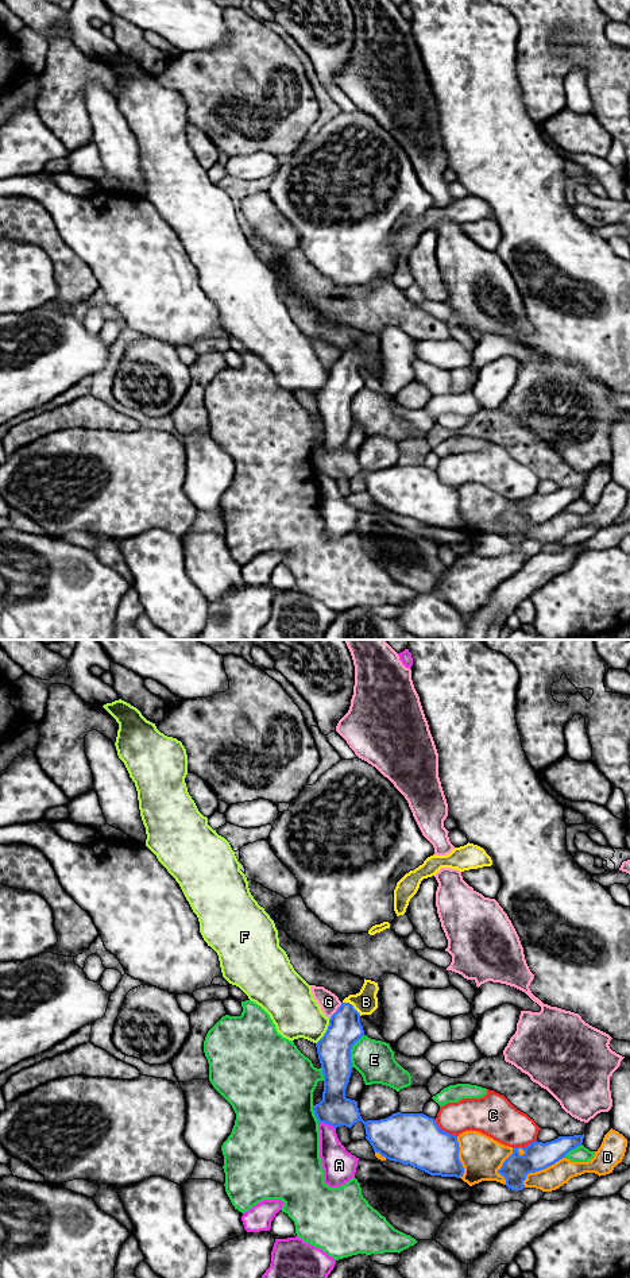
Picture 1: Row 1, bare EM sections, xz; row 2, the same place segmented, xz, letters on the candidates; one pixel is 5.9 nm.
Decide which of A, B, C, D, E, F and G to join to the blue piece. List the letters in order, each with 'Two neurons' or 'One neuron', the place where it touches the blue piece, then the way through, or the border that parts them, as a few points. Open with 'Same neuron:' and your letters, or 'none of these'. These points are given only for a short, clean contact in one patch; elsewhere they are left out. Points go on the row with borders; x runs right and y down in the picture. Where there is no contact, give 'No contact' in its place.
Same neuron: B
A: Two neurons. Touches blue at xz (327, 1123)
B: One neuron. Touches blue at xz (352, 1006). Path across: xz (344, 1030), (344, 1023), (352, 1006), (366, 1002)
C: Two neurons. Touches blue at xz (444, 1131)
D: Two neurons. Touches blue at xz (540, 1169)
E: Two neurons. Touches blue at xz (351, 1049)
F: Two neurons. Touches blue at xz (327, 1031)
G: Two neurons. Touches blue at xz (336, 1011)

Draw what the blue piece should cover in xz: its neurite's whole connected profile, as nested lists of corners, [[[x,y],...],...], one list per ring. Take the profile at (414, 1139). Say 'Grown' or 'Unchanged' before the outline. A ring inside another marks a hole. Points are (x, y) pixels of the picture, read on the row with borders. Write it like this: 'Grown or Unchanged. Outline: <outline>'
Grown. Outline: [[[366,980],[359,993],[349,995],[331,1016],[324,1036],[316,1043],[324,1074],[322,1100],[313,1105],[320,1123],[351,1128],[362,1121],[366,1139],[374,1151],[389,1161],[410,1165],[430,1175],[456,1177],[464,1174],[459,1159],[456,1135],[442,1131],[436,1119],[424,1113],[393,1113],[380,1120],[364,1121],[357,1101],[345,1097],[352,1073],[351,1050],[364,1035],[362,1015],[378,1008],[378,982]]]

